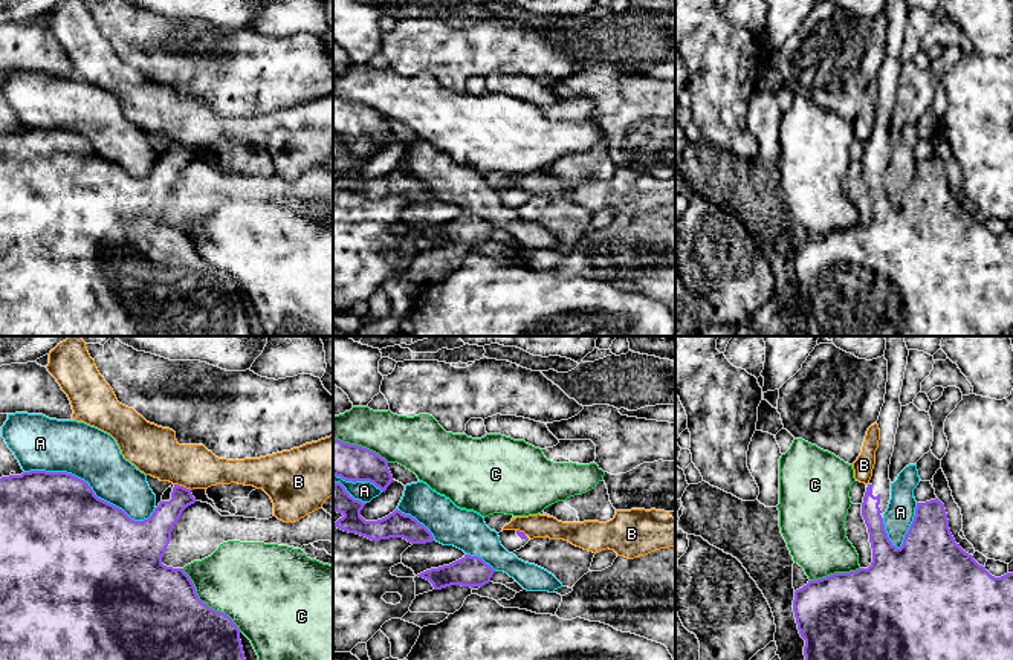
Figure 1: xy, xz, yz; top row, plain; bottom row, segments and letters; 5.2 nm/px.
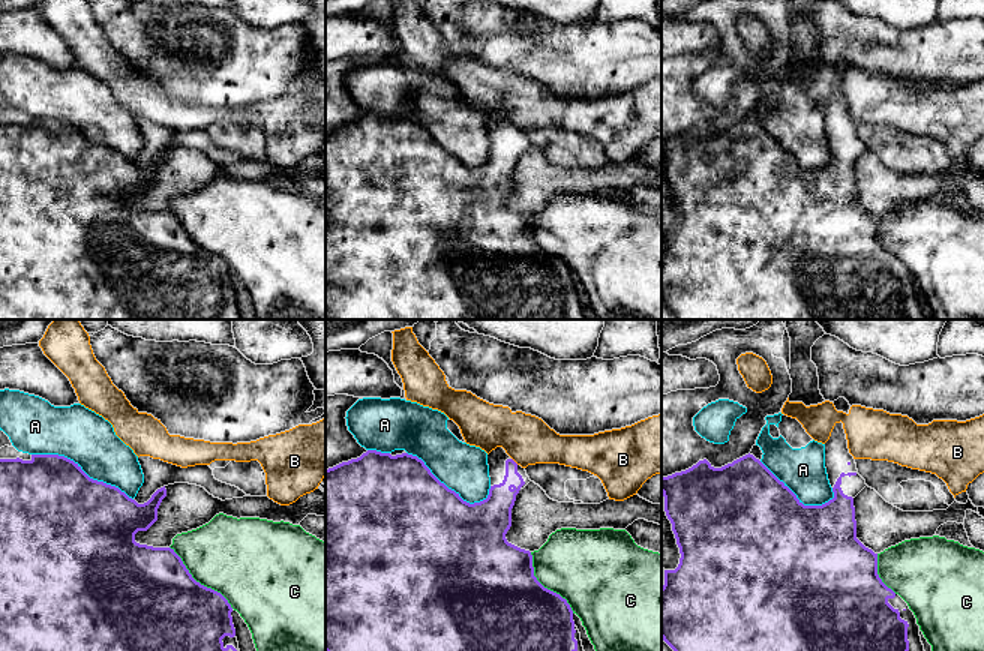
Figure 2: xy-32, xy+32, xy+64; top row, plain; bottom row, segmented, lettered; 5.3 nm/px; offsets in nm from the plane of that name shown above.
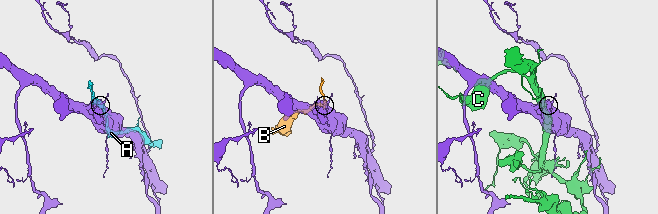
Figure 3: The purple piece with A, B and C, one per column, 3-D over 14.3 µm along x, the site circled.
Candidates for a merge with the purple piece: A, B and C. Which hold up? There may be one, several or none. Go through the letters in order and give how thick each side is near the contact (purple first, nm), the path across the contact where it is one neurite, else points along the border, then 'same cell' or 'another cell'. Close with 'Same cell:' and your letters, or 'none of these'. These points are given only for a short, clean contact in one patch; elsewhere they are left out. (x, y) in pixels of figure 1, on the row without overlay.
A: 500/280 nm | another cell
B: 150/260 nm | along xy (174, 141), (191, 147) | another cell
C: 500/420 nm | another cell
Same cell: none of these

